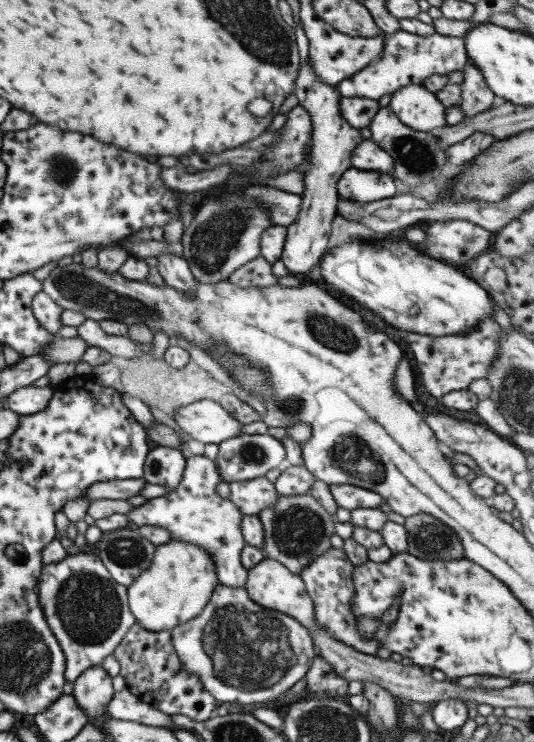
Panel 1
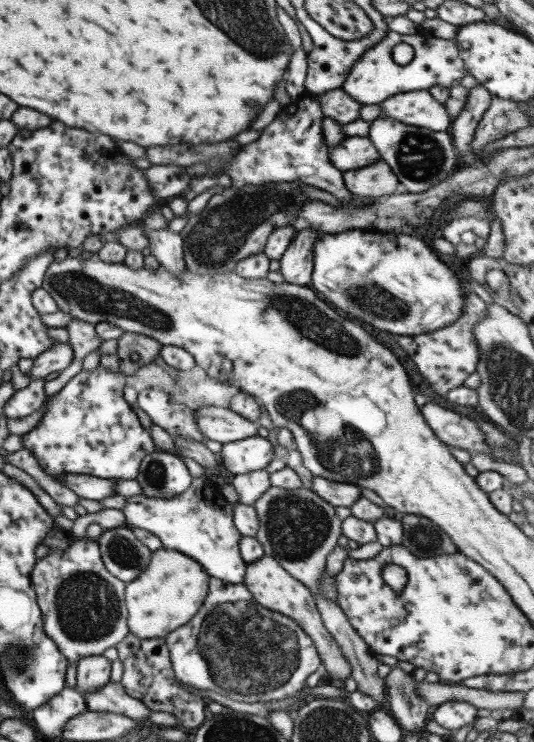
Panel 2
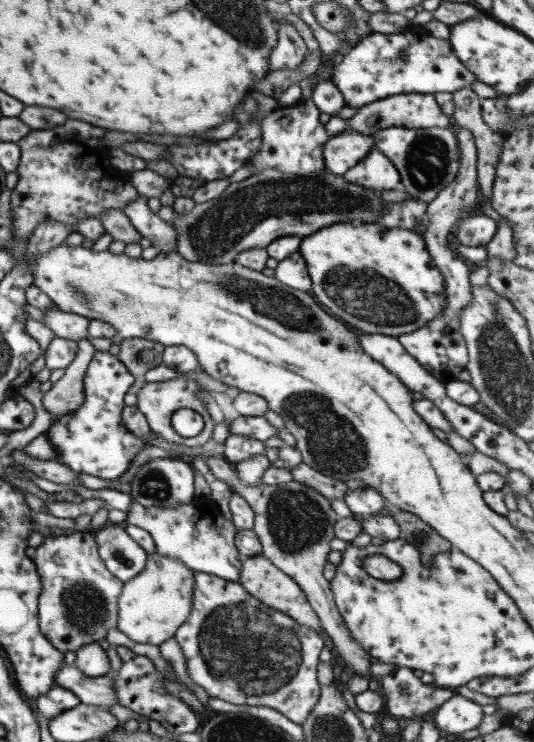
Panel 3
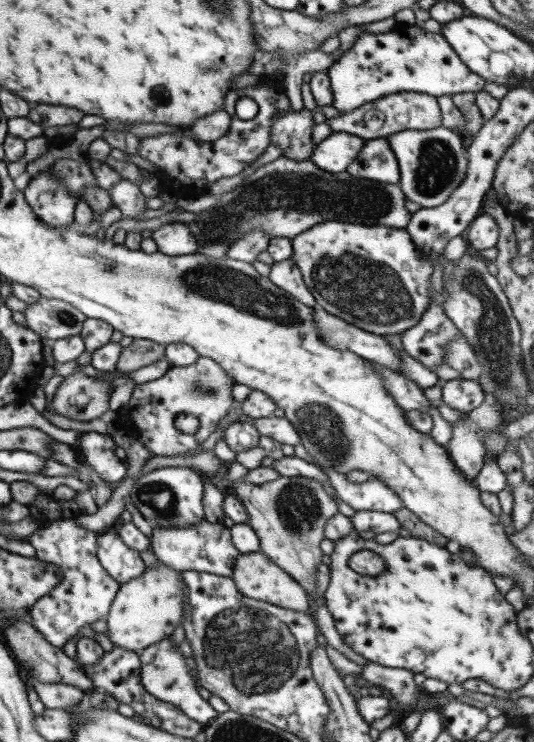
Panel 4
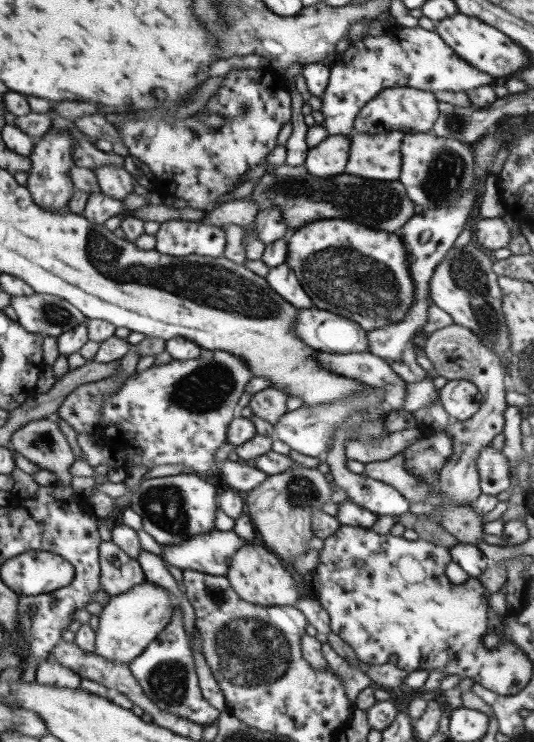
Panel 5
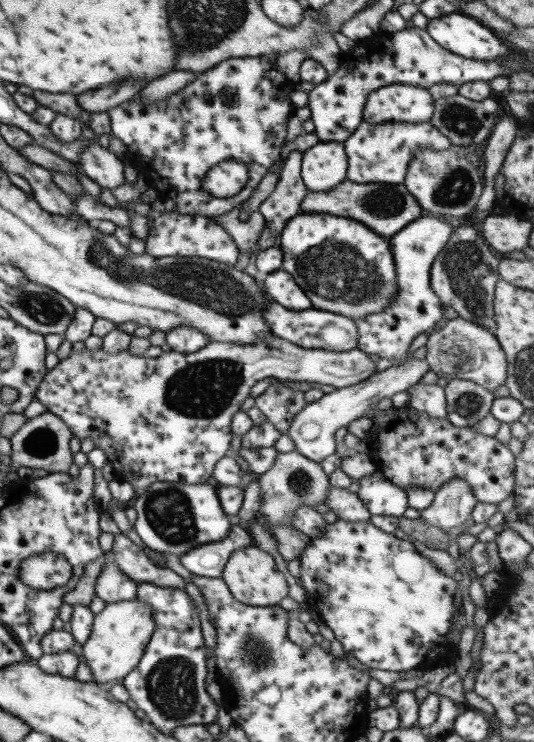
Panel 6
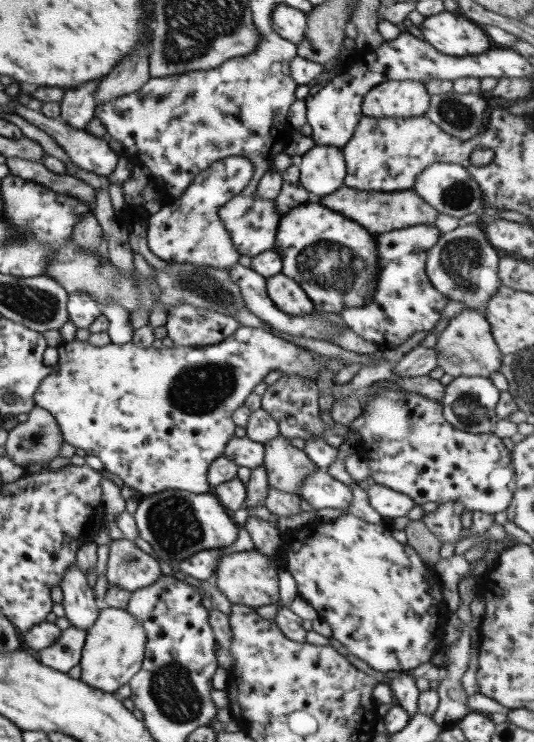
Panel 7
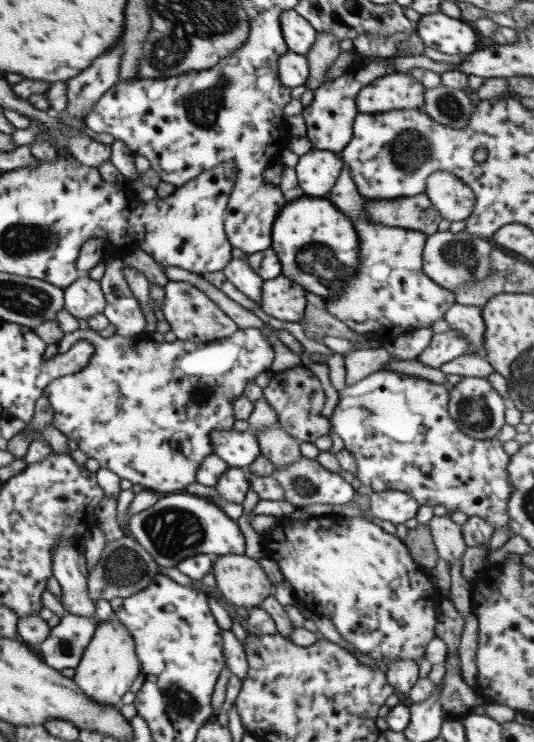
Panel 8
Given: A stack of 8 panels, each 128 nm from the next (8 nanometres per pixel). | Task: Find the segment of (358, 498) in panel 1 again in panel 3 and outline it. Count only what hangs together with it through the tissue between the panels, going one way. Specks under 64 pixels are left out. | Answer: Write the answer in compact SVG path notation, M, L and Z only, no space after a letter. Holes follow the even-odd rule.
M304 462L298 465L296 469L290 470L290 472L293 474L294 481L320 492L320 494L324 495L330 501L332 499L344 499L344 495L349 490L345 482L330 478L314 470L314 468Z

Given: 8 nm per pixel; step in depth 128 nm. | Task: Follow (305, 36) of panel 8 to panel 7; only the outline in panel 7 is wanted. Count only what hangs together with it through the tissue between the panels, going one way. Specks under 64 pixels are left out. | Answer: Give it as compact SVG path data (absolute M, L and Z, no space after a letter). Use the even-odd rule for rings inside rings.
M278 4L272 11L272 29L284 40L298 46L306 36L307 16L298 8Z

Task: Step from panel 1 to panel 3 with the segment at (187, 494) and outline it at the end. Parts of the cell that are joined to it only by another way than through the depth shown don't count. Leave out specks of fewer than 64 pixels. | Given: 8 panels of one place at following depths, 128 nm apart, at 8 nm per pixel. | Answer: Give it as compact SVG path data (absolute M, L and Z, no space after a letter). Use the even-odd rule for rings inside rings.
M194 497L188 504L176 508L146 508L132 501L126 524L138 526L152 536L156 553L166 558L176 558L194 572L212 574L224 580L240 579L243 557L236 549L237 529L233 522L220 515L218 506L205 499Z

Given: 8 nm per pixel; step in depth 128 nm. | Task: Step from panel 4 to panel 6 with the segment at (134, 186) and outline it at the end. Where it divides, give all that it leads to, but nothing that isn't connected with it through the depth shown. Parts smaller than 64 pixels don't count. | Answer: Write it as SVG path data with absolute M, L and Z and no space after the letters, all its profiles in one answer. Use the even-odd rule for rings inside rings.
M90 140L80 155L79 168L102 188L118 188L125 183L122 159L104 149L102 142Z

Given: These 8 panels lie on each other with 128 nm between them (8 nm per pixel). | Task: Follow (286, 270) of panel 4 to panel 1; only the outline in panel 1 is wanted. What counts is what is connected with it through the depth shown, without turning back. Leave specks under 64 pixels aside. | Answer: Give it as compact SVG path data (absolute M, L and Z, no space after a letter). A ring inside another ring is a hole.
M304 63L295 81L294 93L298 97L298 105L303 106L312 119L312 162L304 173L304 192L297 219L287 226L285 245L281 256L289 274L308 274L314 266L321 262L328 248L330 224L337 215L338 191L337 182L341 174L351 167L350 155L356 145L365 139L361 132L350 126L340 112L341 95L337 88L318 82L311 64Z

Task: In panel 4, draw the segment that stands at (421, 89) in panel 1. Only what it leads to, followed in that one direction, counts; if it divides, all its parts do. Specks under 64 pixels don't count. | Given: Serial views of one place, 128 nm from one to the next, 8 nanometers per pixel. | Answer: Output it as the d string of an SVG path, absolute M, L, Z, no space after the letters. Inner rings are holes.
M402 92L367 102L348 114L327 118L326 122L332 127L333 132L347 132L370 141L389 137L390 134L401 130L432 130L441 126L442 117L437 97L430 94Z

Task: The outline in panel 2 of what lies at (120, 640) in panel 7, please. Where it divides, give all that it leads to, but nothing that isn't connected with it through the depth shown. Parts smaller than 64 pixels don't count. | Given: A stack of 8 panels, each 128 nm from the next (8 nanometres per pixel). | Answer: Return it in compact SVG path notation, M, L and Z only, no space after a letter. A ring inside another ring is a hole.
M160 548L151 554L151 560L146 570L132 582L128 582L125 590L125 603L128 617L128 630L140 640L150 640L150 638L166 638L170 632L186 625L193 616L200 610L205 601L209 589L208 572L196 562L194 558L176 552L176 550L166 550Z

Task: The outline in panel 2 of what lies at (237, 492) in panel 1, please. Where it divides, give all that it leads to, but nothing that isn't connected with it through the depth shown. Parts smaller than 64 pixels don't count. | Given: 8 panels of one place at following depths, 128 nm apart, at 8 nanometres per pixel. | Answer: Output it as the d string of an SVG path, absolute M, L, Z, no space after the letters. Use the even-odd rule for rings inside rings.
M263 468L246 474L237 474L234 477L229 477L228 481L238 492L238 502L253 506L254 502L270 489L269 475L269 472Z

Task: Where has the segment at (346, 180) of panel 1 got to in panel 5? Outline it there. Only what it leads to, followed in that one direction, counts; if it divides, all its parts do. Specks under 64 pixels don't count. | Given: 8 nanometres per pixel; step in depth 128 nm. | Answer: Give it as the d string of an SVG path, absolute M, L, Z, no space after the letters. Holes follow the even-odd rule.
M400 130L350 135L350 153L344 173L362 178L398 181L404 138L405 133L402 134Z

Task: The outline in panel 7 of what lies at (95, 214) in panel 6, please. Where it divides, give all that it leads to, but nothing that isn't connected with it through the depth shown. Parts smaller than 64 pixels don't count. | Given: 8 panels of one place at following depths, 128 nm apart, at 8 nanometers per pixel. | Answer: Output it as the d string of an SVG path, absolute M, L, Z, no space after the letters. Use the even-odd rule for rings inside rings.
M16 157L6 158L6 165L8 165L12 175L38 182L60 194L68 194L74 198L79 198L85 204L92 206L92 209L95 208L97 190L74 175L52 172L43 163Z

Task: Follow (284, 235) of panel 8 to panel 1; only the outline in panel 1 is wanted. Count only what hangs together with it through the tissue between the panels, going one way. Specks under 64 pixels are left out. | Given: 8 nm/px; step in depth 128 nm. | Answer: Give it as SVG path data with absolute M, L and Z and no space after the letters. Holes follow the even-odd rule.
M406 239L389 246L378 246L372 241L345 243L326 252L318 265L326 284L376 312L388 324L408 333L432 336L464 334L494 314L495 302L485 288L478 286L473 278L464 275L456 267L426 256L418 246Z

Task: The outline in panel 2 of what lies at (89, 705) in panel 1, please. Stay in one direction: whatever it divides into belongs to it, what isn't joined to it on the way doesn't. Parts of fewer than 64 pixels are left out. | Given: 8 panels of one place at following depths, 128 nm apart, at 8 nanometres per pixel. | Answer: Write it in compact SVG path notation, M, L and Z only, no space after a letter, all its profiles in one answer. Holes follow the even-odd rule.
M103 655L86 656L77 662L77 690L98 690L110 682L111 661Z

